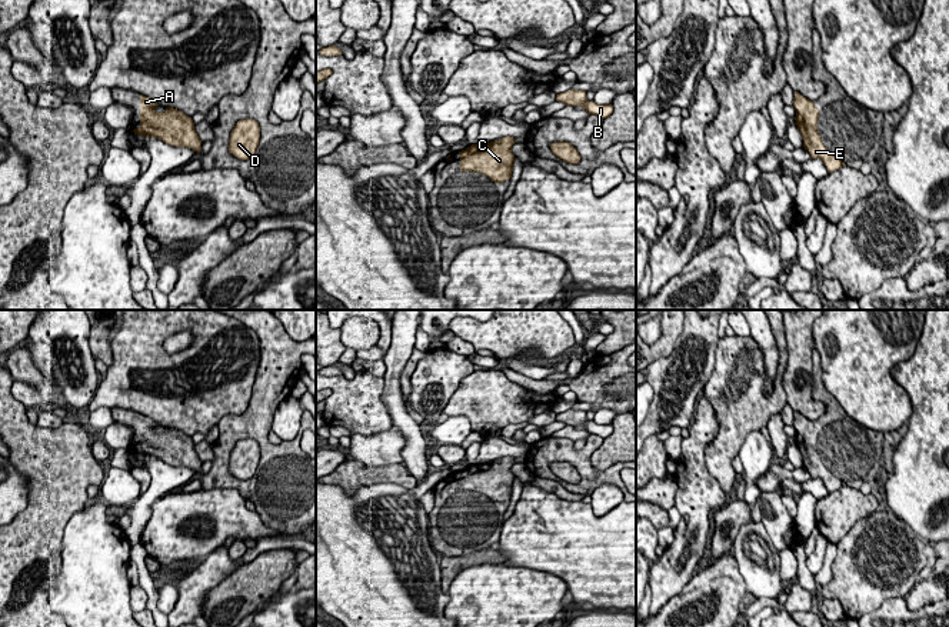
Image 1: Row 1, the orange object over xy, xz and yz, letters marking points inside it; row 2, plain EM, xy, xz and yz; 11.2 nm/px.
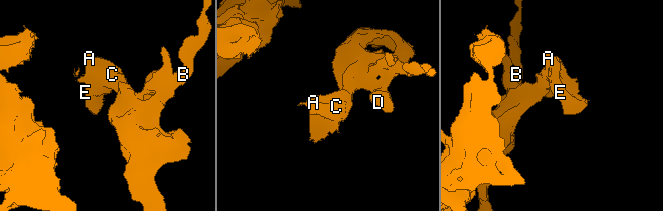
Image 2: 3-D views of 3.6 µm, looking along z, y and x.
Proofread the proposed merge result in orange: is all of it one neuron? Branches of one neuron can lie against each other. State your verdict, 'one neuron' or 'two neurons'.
one neuron

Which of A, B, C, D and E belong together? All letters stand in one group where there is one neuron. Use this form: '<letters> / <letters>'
A B C D E

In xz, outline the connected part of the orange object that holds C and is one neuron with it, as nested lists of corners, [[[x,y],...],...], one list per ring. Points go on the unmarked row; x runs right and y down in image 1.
[[[502,457],[499,461],[472,464],[460,473],[460,491],[476,491],[487,496],[495,503],[510,500],[515,474],[512,466],[515,458]]]

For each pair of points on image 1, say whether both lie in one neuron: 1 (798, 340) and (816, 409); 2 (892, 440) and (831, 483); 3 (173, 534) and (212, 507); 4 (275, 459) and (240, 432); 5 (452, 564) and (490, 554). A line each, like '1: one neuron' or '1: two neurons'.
1: one neuron
2: two neurons
3: one neuron
4: one neuron
5: one neuron

